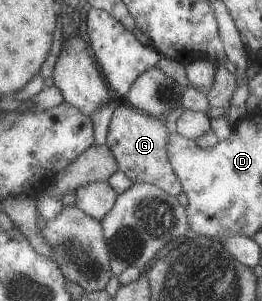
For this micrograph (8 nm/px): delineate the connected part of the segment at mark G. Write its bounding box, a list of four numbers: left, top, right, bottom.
[105,105,182,198]

